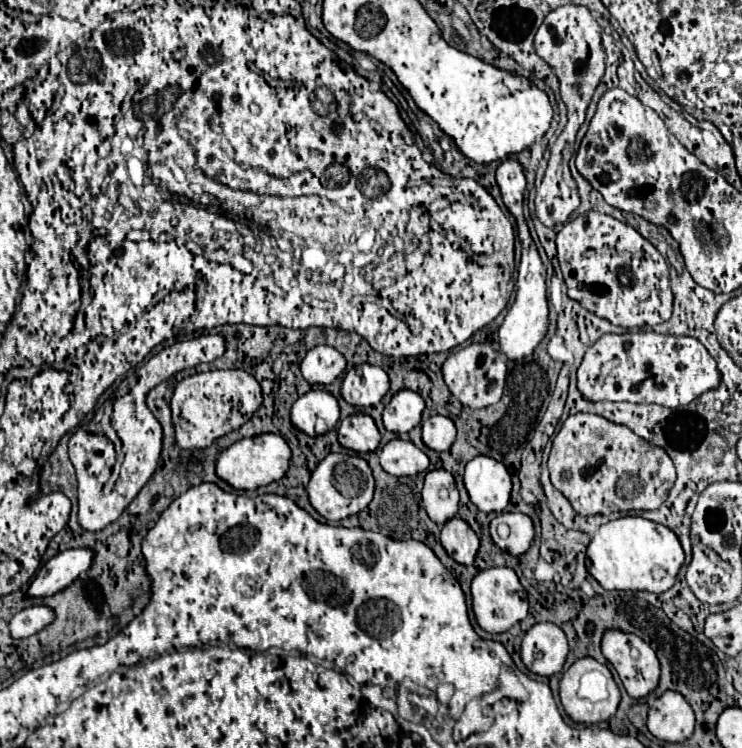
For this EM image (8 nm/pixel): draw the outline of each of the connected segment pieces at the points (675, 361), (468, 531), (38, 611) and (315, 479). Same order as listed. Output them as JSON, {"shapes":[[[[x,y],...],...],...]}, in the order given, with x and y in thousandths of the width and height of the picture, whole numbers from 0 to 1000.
{"shapes":[[[[868,441],[814,447],[792,465],[779,492],[779,521],[798,537],[868,537],[911,545],[968,519],[970,508],[968,489],[943,455]]],[[[612,690],[598,701],[593,711],[593,725],[615,751],[628,757],[639,751],[647,730],[642,711],[620,690]]],[[[67,810],[32,813],[13,829],[13,848],[16,848],[16,853],[38,853],[38,850],[54,845],[57,840],[62,840],[65,834],[70,834],[73,826],[75,826],[75,821]]],[[[456,604],[456,607],[442,607],[423,626],[412,655],[418,663],[418,674],[429,682],[429,687],[445,698],[456,698],[461,693],[482,687],[501,671],[504,639],[501,639],[501,628],[491,612]]]]}

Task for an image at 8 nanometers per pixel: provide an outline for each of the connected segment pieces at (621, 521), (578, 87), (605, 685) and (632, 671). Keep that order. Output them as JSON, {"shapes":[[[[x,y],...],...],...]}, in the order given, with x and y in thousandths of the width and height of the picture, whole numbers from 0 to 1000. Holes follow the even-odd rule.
{"shapes":[[[[841,690],[809,703],[790,738],[792,765],[817,789],[898,791],[908,783],[919,754],[922,735],[914,717],[903,706],[865,690]]],[[[763,5],[763,8],[744,13],[733,24],[733,29],[725,37],[722,51],[720,51],[720,67],[747,94],[747,99],[755,110],[757,134],[765,144],[765,166],[760,168],[752,187],[747,190],[741,206],[768,206],[768,211],[771,211],[776,179],[779,179],[782,168],[787,166],[790,144],[798,134],[803,115],[811,107],[814,88],[817,88],[817,72],[811,64],[811,37],[798,24],[798,19],[790,8]]],[[[795,877],[776,882],[760,898],[760,904],[757,904],[757,909],[753,913],[753,930],[755,936],[757,936],[757,944],[763,949],[763,955],[774,965],[782,965],[782,968],[790,968],[790,971],[803,968],[803,965],[811,965],[811,963],[819,963],[822,957],[827,957],[827,952],[830,952],[830,947],[836,941],[836,922],[833,922],[833,914],[827,912],[827,906],[825,906],[825,898],[814,888],[803,885]],[[795,901],[809,901],[814,906],[814,912],[809,917],[806,917],[806,912],[798,914],[801,917],[801,925],[795,925],[795,920],[798,920],[795,912],[792,912],[792,904]]],[[[817,842],[811,850],[811,874],[830,893],[838,914],[844,917],[844,922],[852,933],[868,933],[873,925],[879,925],[887,917],[889,885],[884,880],[881,869],[857,848],[846,848],[838,842]]]]}

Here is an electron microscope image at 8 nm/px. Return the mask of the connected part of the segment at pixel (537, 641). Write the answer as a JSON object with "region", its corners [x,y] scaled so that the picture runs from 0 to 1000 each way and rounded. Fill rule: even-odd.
{"region":[[[744,832],[720,834],[704,856],[704,882],[712,896],[725,904],[752,901],[765,877],[763,848]],[[730,869],[733,880],[720,882],[720,872]]]}

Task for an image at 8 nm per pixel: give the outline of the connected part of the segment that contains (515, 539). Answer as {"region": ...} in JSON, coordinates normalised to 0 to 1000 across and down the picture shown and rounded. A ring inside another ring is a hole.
{"region":[[[677,684],[674,690],[668,690],[660,698],[660,711],[663,711],[663,722],[677,735],[682,735],[682,738],[687,738],[693,743],[706,741],[714,733],[717,722],[720,722],[720,701],[717,701],[717,693],[709,690],[709,687],[701,687],[701,684]],[[677,698],[687,703],[687,717],[682,722],[677,722],[668,714],[668,706]]]}

